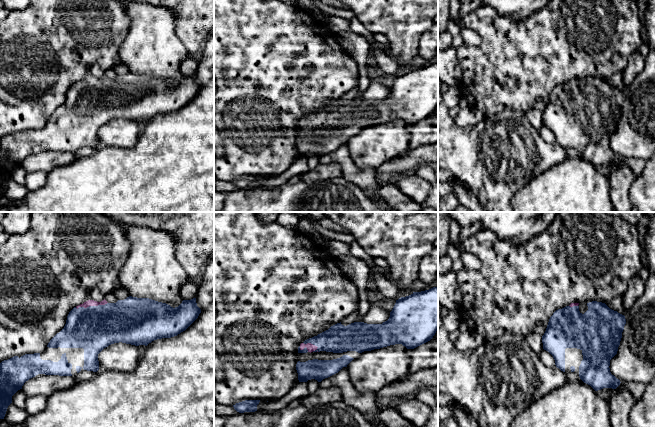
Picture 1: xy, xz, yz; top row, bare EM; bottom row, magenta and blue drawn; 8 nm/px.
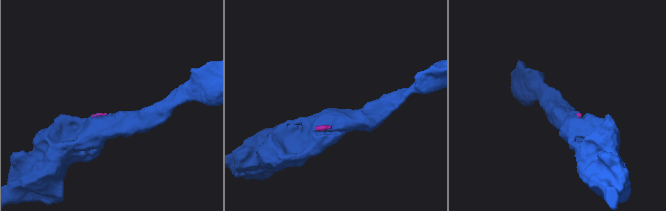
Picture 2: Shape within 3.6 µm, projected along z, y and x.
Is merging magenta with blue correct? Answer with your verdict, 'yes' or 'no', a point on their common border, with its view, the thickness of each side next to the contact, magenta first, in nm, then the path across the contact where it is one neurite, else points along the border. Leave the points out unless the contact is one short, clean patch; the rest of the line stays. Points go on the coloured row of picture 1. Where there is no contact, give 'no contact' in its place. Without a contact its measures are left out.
yes; contact xy (91, 305); calibres 50 and 360 nm; way xy (88, 303), (91, 305), (91, 319), (94, 328)

